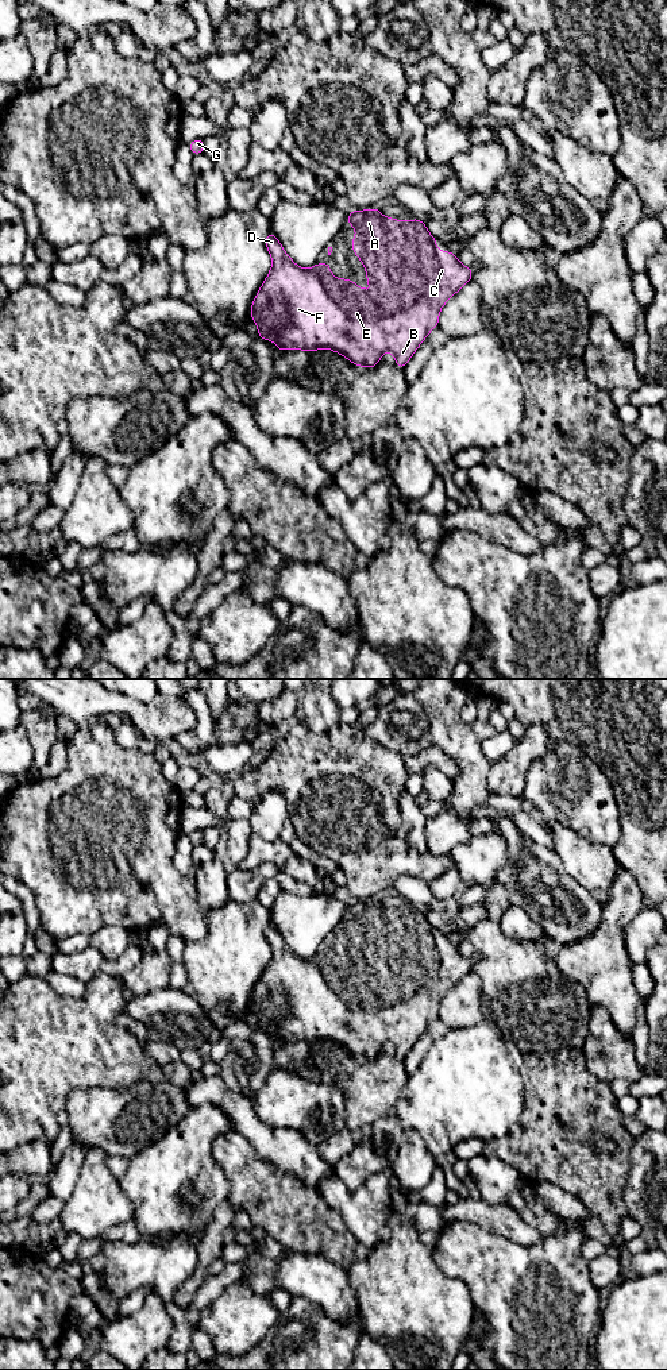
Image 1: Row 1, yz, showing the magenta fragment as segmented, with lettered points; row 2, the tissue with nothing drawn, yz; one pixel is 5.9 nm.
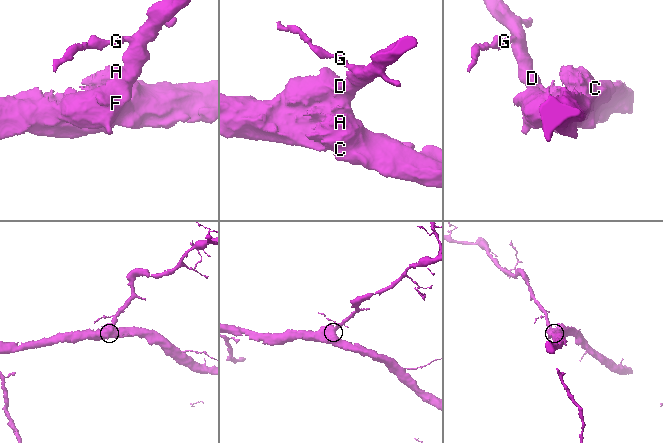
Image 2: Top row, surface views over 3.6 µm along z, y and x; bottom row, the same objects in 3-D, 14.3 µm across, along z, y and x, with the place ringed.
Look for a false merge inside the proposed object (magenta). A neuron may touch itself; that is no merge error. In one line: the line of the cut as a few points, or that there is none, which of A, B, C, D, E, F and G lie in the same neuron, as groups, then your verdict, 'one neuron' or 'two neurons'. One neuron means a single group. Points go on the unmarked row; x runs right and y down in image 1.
no cut | A B C D E F G | one neuron

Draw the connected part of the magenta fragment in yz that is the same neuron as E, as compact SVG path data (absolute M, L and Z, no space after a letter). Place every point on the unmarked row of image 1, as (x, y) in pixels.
M379 899L352 900L347 915L356 919L351 939L363 954L367 977L374 977L373 989L369 988L366 980L356 979L354 970L335 969L328 953L311 960L298 958L284 942L277 927L269 922L265 934L273 957L254 988L250 1010L258 1016L258 1029L275 1033L277 1042L305 1041L313 1043L328 1039L346 1047L352 1056L374 1060L389 1041L394 1046L396 1057L402 1061L427 1026L439 1016L442 997L473 970L473 960L463 957L454 943L440 943L436 939L436 929L428 923L425 914L419 908L412 912L398 912L393 908L383 908Z

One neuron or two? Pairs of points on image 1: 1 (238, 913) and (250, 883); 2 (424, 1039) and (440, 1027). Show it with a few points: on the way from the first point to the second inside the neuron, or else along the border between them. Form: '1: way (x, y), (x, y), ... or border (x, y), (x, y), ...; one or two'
1: border (230, 898), (238, 902), (257, 900); two
2: way (428, 1037), (436, 1029); one

